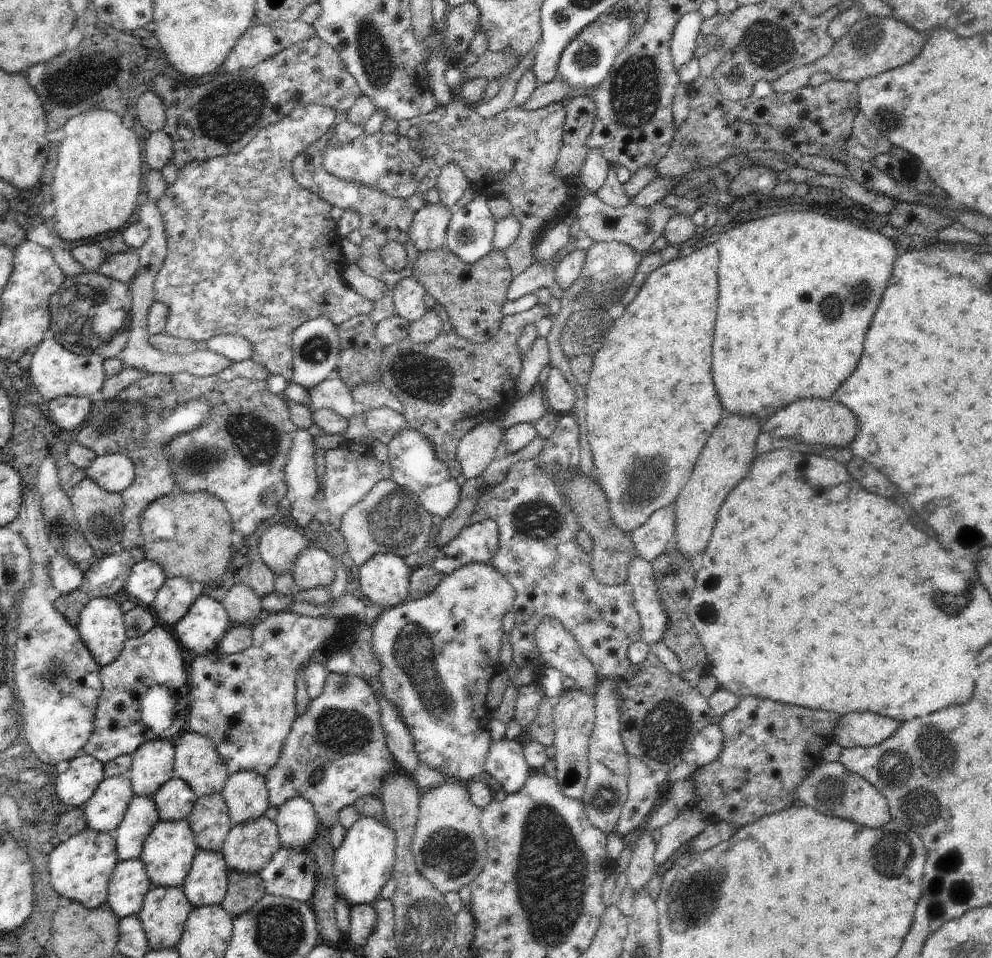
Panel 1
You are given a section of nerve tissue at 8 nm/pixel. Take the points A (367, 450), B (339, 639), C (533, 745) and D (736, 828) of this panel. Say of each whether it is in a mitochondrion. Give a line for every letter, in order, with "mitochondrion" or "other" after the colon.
A: other
B: other
C: other
D: other

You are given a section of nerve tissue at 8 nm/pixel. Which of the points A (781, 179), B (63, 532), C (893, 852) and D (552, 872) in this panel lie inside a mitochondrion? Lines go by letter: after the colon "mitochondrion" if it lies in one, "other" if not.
A: other
B: mitochondrion
C: mitochondrion
D: mitochondrion

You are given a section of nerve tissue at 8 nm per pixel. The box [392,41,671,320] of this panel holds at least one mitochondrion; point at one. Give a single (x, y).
(635, 95)

